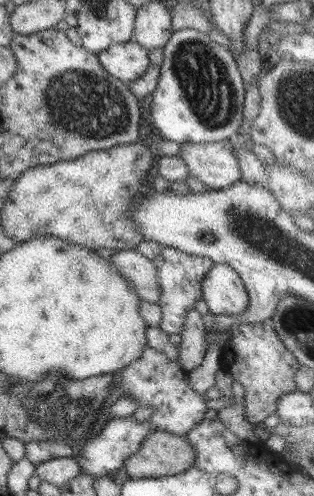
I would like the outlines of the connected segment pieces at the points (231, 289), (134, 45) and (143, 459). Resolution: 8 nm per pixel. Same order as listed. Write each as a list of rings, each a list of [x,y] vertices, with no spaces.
[[[213,263],[203,277],[202,298],[211,315],[238,316],[249,305],[248,294],[239,275],[223,263]]]
[[[135,40],[109,46],[96,56],[100,66],[111,77],[123,83],[140,78],[150,66],[148,51]]]
[[[153,429],[123,466],[131,478],[159,478],[187,470],[196,453],[186,437]]]

